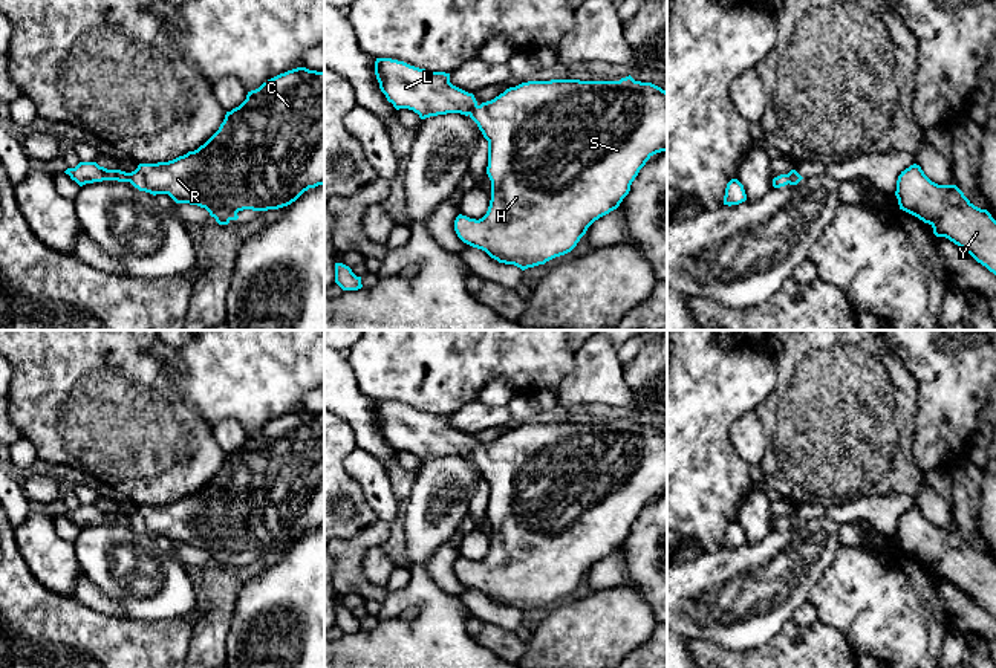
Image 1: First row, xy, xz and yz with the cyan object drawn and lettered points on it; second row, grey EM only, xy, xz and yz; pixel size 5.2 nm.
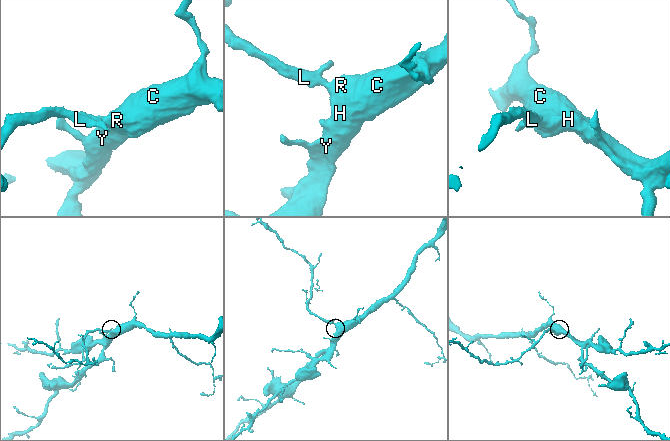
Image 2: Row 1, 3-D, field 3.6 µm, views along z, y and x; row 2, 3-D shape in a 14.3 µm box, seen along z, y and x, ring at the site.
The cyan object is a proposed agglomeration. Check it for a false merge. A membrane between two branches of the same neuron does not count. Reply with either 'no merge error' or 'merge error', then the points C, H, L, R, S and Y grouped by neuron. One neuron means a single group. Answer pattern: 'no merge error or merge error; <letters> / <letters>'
no merge error; C H L R S Y

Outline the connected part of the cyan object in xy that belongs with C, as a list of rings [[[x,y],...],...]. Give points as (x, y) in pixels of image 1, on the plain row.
[[[297,410],[280,416],[259,431],[248,434],[246,442],[226,454],[219,472],[197,492],[168,504],[139,506],[132,515],[107,512],[96,504],[80,504],[64,514],[80,529],[103,523],[130,524],[139,533],[168,537],[176,546],[205,550],[219,567],[237,563],[239,553],[278,552],[295,544],[304,533],[324,527],[324,414]]]

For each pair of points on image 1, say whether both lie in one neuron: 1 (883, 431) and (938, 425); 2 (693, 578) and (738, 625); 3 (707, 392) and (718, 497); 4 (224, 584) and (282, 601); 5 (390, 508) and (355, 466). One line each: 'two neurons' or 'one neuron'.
1: two neurons
2: one neuron
3: one neuron
4: two neurons
5: one neuron

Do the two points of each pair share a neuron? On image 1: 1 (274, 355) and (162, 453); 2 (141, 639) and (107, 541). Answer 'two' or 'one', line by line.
1: two
2: two

